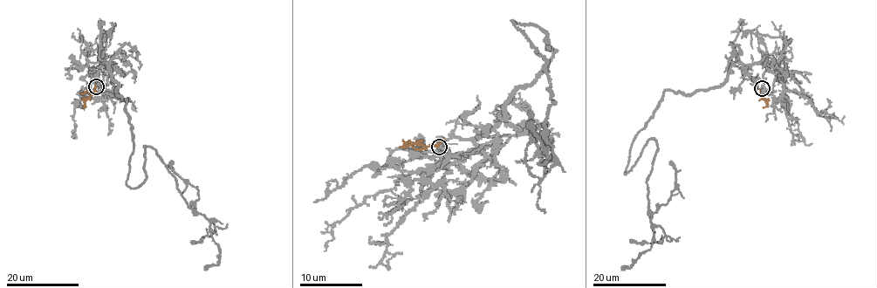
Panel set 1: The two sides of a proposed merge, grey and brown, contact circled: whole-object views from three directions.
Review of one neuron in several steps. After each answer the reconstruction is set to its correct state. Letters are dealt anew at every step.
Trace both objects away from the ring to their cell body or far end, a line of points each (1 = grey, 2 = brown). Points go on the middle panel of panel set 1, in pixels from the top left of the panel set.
1: (439, 147), (469, 154), (547, 70), (546, 34), (512, 20), (547, 58), (540, 165), (527, 122)
2: (439, 147), (405, 146), (402, 140)

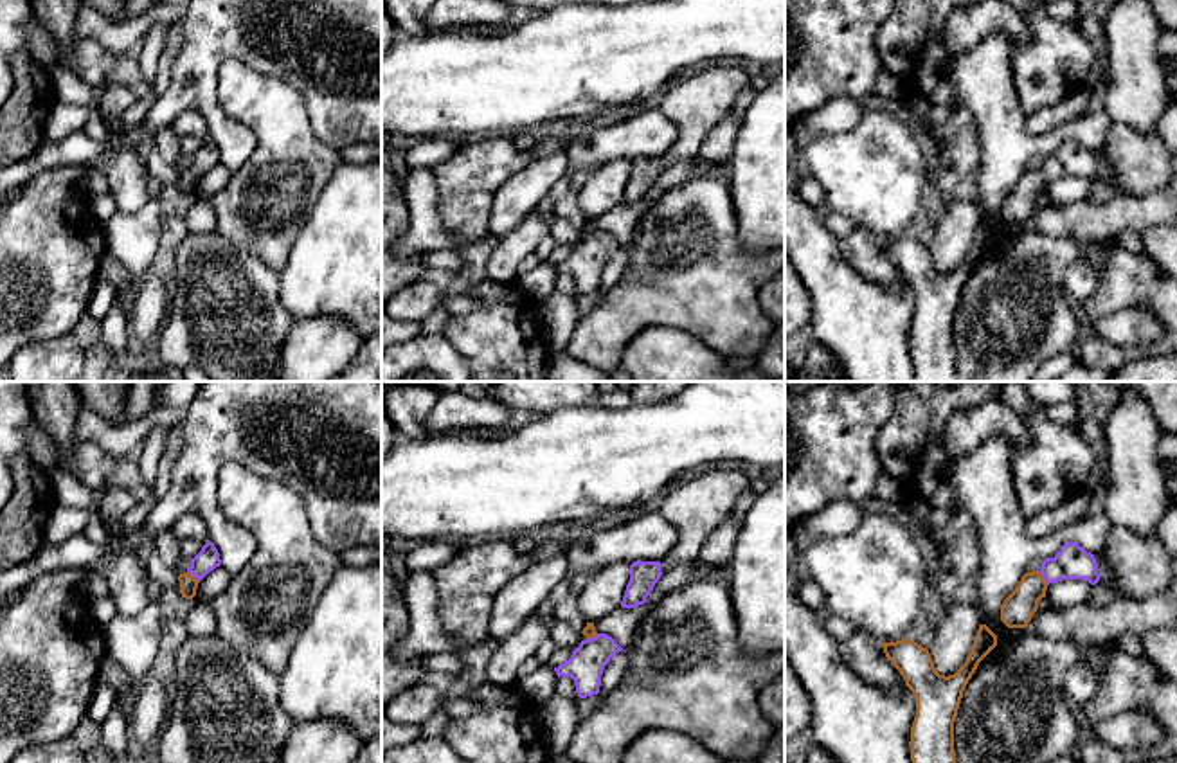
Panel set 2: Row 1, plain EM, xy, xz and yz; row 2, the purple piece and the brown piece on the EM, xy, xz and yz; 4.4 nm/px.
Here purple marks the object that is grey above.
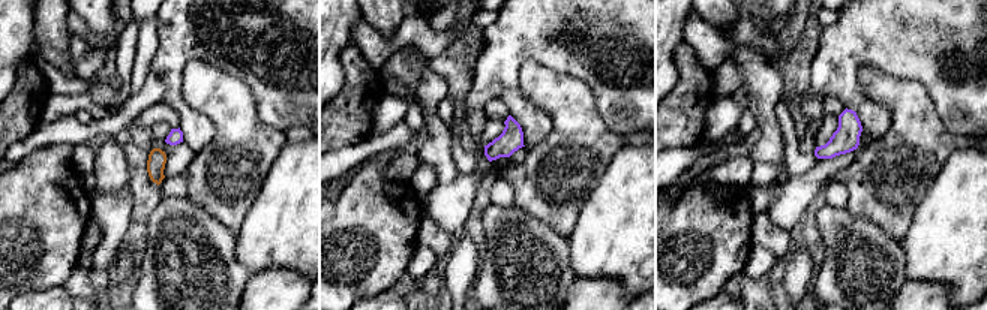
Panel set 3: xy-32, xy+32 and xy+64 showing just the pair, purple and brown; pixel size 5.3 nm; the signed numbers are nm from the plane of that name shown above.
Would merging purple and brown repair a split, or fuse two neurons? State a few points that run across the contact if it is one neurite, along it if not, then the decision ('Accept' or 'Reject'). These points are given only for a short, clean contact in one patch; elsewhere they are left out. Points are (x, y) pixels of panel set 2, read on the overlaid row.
Line: yz (1071, 562), (1042, 576), (1015, 612). Accept

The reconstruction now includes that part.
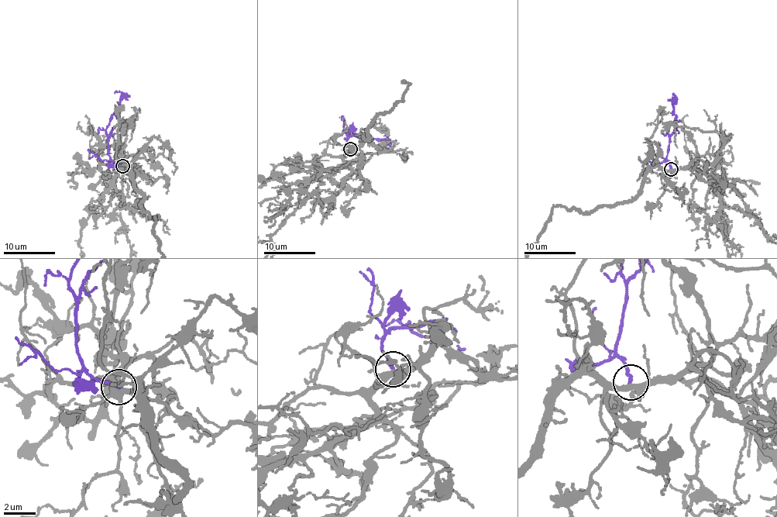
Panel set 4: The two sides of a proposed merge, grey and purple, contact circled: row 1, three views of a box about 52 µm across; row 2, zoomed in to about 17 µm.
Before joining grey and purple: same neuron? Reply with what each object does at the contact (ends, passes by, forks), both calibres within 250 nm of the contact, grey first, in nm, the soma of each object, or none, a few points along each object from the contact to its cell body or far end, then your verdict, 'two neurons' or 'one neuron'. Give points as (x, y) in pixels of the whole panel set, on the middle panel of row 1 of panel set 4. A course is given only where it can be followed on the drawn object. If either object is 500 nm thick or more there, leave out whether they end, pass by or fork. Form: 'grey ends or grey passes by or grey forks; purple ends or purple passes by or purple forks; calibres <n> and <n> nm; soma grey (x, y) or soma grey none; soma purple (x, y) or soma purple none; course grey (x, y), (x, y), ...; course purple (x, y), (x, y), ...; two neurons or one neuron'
grey forks; purple ends; calibres 360 and 170 nm; soma grey none; soma purple none; one neuron

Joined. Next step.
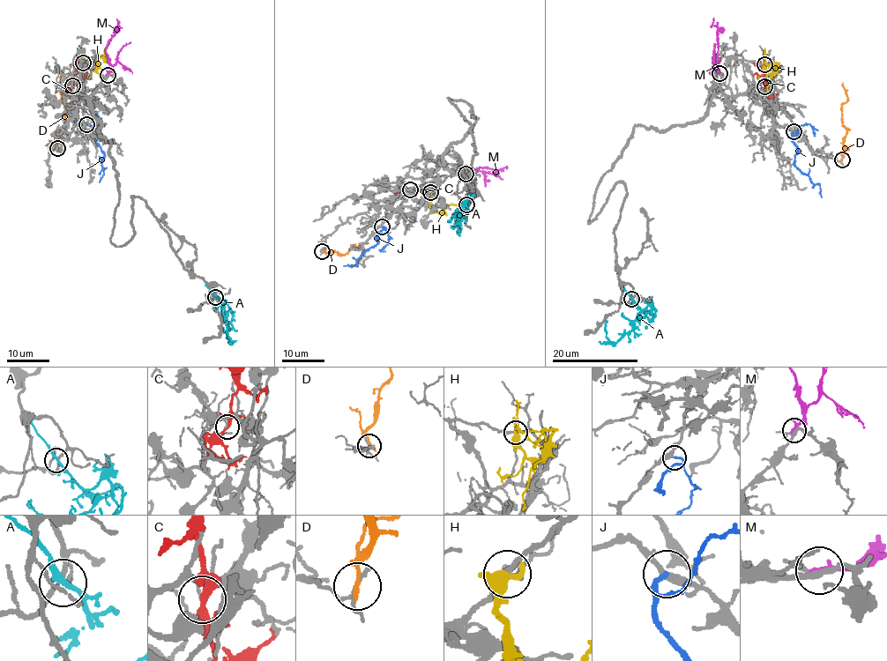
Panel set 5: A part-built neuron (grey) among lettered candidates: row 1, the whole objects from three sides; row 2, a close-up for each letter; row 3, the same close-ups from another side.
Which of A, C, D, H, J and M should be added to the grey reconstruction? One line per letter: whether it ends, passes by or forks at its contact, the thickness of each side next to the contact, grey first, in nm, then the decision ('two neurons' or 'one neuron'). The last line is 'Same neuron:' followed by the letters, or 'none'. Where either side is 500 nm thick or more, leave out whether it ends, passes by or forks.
A: it passes by; 160 nm thick on the grey side, 200 nm on the other; two neurons
C: it forks there; 150 nm thick on the grey side, 240 nm on the other; two neurons
D: it ends there; 130 nm thick on the grey side, 190 nm on the other; two neurons
H: it forks there; 200 nm thick on the grey side, 320 nm on the other; two neurons
J: it ends there; 300 nm thick on the grey side, 170 nm on the other; one neuron
M: it ends there; 180 nm thick on the grey side, 240 nm on the other; two neurons
Same neuron: J

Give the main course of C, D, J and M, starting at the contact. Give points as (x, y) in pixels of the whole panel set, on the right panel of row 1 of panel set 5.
C: (764, 85), (763, 68), (752, 62)
D: (842, 159), (846, 129), (842, 125), (841, 106), (847, 100), (843, 83)
J: (793, 131), (792, 142), (797, 150), (795, 166), (808, 175), (811, 181), (819, 185), (821, 196)
M: (719, 73), (717, 28), (712, 25), (713, 18)

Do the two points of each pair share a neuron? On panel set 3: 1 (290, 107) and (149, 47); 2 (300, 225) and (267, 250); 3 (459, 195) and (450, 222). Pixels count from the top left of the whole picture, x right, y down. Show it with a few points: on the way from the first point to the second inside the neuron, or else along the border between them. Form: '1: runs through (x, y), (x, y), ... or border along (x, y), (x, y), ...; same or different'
1: border along (158, 15), (158, 50), (143, 83); different
2: runs through (293, 232), (284, 241), (275, 243); same
3: runs through (453, 201), (450, 204), (450, 216); same

